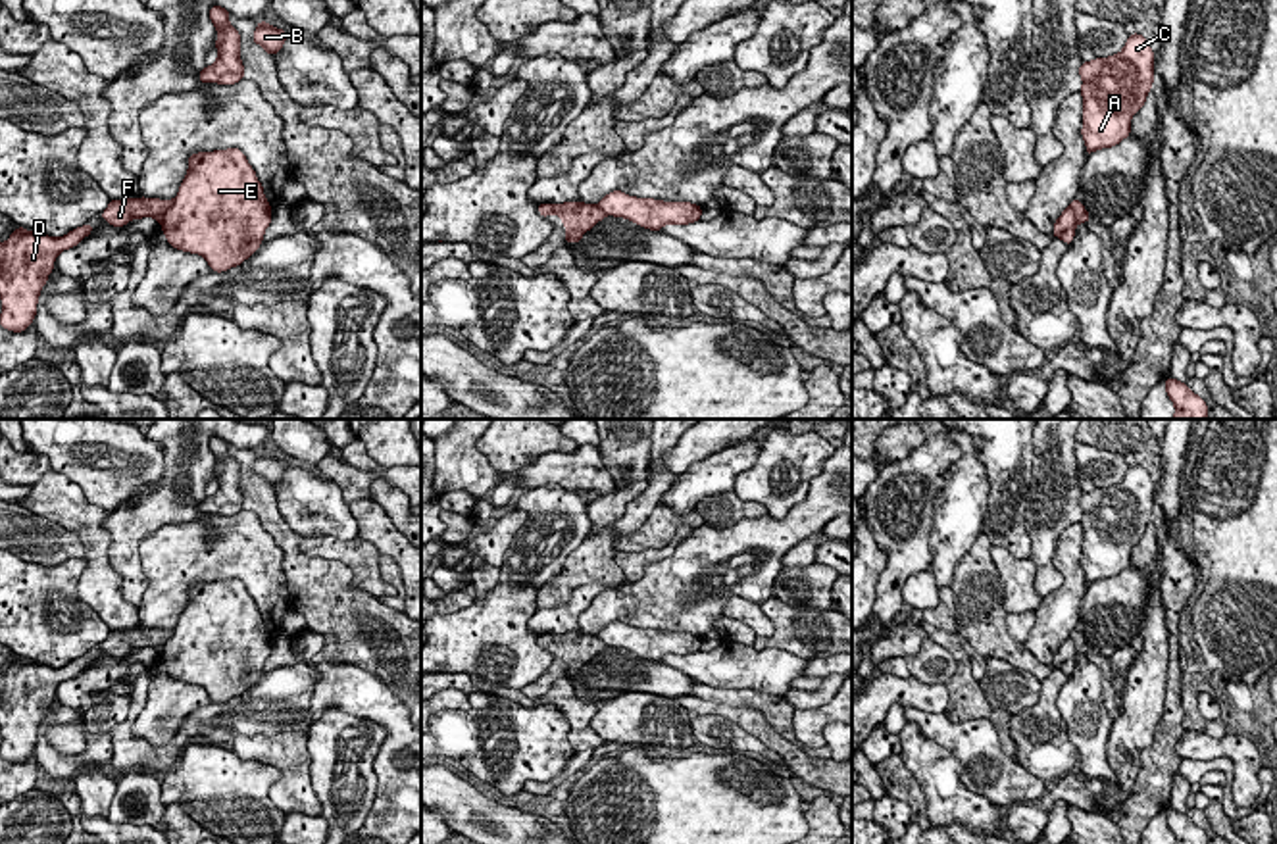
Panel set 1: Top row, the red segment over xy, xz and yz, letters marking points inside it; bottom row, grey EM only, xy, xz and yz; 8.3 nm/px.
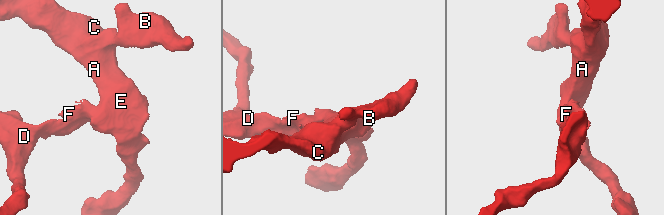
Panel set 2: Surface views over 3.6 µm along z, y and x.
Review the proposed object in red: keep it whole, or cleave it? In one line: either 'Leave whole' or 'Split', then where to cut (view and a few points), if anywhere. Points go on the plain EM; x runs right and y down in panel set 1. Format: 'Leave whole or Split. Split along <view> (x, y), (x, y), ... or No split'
Split. Split along xy (174, 631), (160, 652)

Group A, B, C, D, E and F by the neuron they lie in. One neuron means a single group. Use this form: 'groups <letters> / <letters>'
groups A B C E / D F

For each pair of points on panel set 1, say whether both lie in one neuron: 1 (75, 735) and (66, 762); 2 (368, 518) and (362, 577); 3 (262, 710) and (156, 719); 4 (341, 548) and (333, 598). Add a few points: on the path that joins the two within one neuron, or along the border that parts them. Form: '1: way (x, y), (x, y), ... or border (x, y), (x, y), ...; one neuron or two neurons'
1: border (45, 729), (45, 737), (62, 752), (87, 748); two neurons
2: border (356, 537), (379, 552); two neurons
3: border (210, 700), (168, 743), (143, 739); two neurons
4: border (300, 541), (306, 554), (341, 560), (370, 593); two neurons

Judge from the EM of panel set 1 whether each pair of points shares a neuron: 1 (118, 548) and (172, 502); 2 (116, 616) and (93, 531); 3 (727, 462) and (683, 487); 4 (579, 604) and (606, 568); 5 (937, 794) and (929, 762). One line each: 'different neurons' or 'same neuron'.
1: same neuron
2: same neuron
3: same neuron
4: different neurons
5: same neuron

